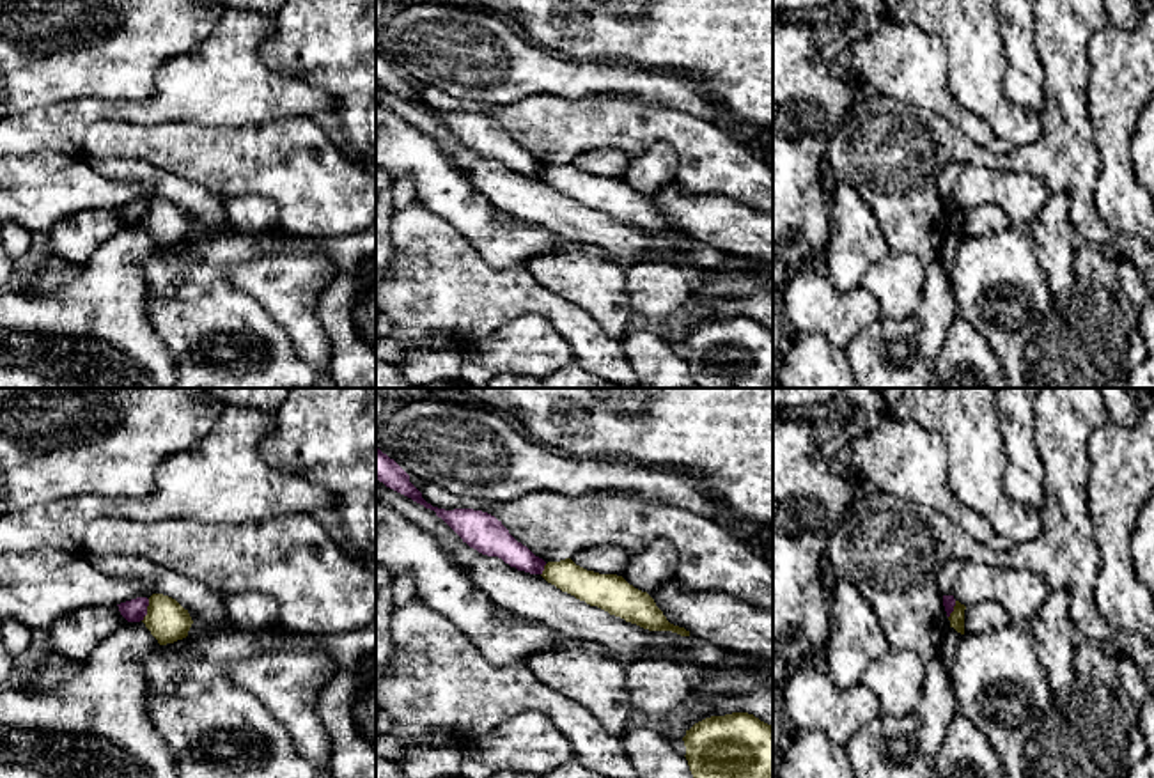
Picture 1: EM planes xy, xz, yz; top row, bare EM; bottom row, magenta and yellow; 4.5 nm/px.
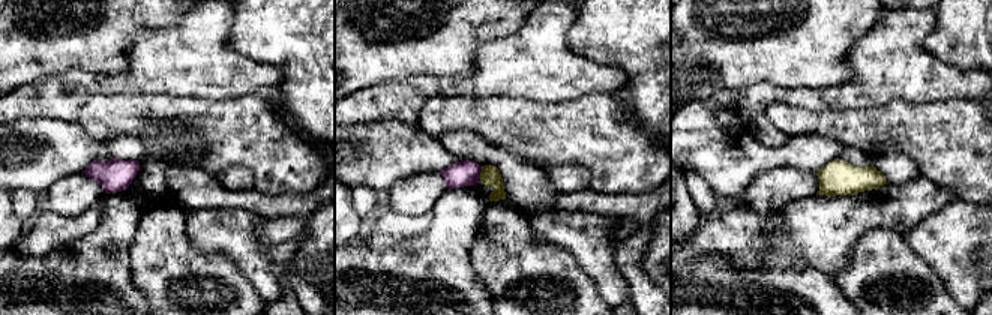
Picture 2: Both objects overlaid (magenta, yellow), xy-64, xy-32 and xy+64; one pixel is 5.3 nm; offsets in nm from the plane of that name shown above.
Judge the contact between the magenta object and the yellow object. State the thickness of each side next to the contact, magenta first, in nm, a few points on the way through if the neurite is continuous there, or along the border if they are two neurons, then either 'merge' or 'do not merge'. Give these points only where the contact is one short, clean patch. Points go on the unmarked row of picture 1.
100 nm thick on the magenta side, 190 nm on the other; border along xy (149, 202), (142, 224); do not merge

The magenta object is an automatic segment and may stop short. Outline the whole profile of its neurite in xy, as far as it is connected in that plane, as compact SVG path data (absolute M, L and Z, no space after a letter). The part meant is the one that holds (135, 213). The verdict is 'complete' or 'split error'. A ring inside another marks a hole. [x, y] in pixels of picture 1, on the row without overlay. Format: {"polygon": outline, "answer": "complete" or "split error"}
{"polygon": "M136 200L126 206L117 207L121 218L128 225L140 225L147 218L149 202L147 200Z", "answer": "complete"}

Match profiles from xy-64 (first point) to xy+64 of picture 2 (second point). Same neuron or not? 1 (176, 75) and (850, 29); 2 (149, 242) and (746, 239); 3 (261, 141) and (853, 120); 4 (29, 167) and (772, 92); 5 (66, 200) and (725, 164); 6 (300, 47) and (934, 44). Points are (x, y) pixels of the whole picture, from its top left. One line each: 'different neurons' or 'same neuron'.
1: different neurons
2: different neurons
3: same neuron
4: different neurons
5: different neurons
6: same neuron

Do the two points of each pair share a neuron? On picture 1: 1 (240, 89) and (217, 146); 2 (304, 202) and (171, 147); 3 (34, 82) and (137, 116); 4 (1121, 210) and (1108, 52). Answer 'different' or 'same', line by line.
1: different
2: same
3: different
4: same

